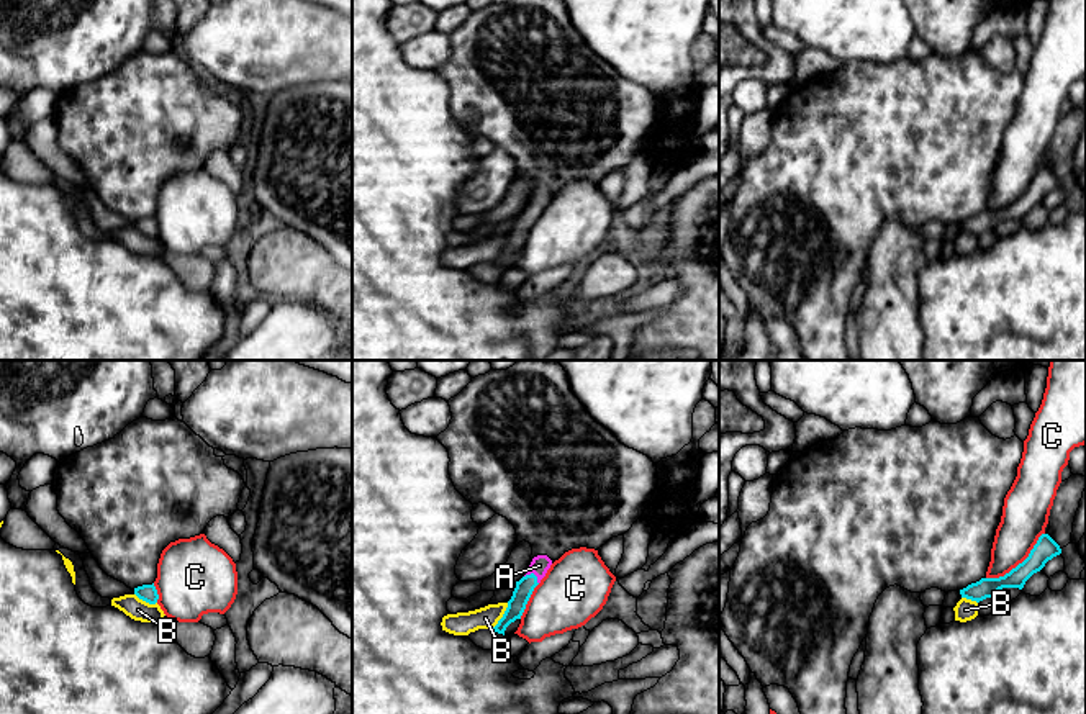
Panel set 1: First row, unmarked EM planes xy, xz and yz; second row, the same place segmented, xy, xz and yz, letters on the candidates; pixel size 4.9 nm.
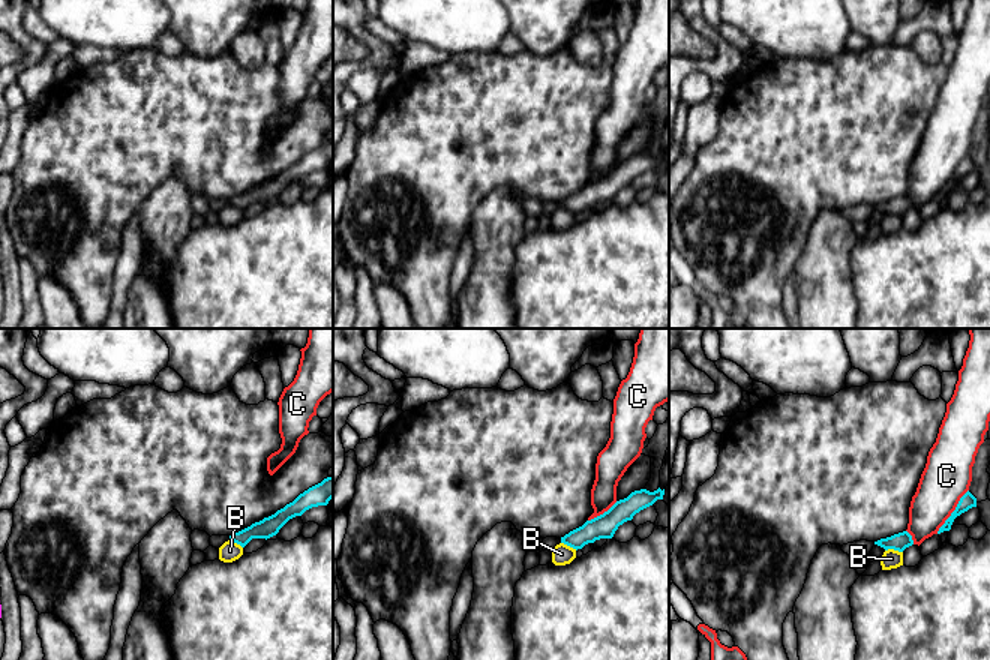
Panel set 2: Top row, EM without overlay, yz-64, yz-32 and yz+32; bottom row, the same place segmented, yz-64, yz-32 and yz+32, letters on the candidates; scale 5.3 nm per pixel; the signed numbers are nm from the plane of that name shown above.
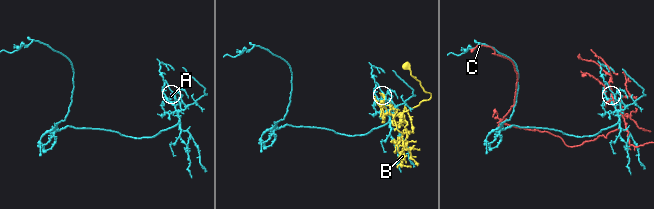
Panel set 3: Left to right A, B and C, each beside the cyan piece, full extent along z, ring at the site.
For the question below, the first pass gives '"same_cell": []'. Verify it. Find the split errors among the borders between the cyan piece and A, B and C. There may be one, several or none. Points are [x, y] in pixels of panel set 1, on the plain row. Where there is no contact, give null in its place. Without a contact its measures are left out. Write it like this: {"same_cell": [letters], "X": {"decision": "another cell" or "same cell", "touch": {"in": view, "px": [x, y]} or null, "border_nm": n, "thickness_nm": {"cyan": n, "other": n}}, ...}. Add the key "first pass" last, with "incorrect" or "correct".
{"same_cell": ["A"], "A": {"decision": "same cell", "touch": {"in": "xz", "px": [534, 208]}, "border_nm": 80, "thickness_nm": {"cyan": 90, "other": 90}}, "B": {"decision": "another cell", "touch": {"in": "xz", "px": [503, 249]}, "border_nm": 150, "thickness_nm": {"cyan": 90, "other": 110}}, "C": {"decision": "another cell", "touch": {"in": "yz", "px": [1019, 197]}, "border_nm": 360, "thickness_nm": {"cyan": 110, "other": 220}}, "first pass": "incorrect"}

